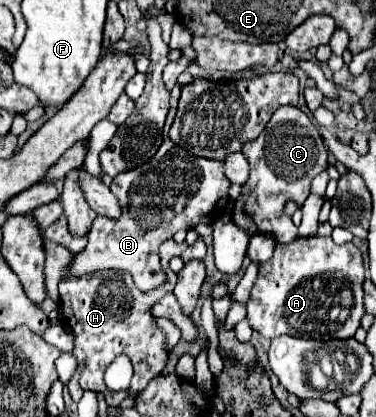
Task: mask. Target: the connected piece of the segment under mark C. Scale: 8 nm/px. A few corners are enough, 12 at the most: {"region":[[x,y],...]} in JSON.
{"region":[[281,107],[241,147],[249,179],[231,221],[289,243],[283,211],[327,169],[319,129]]}

